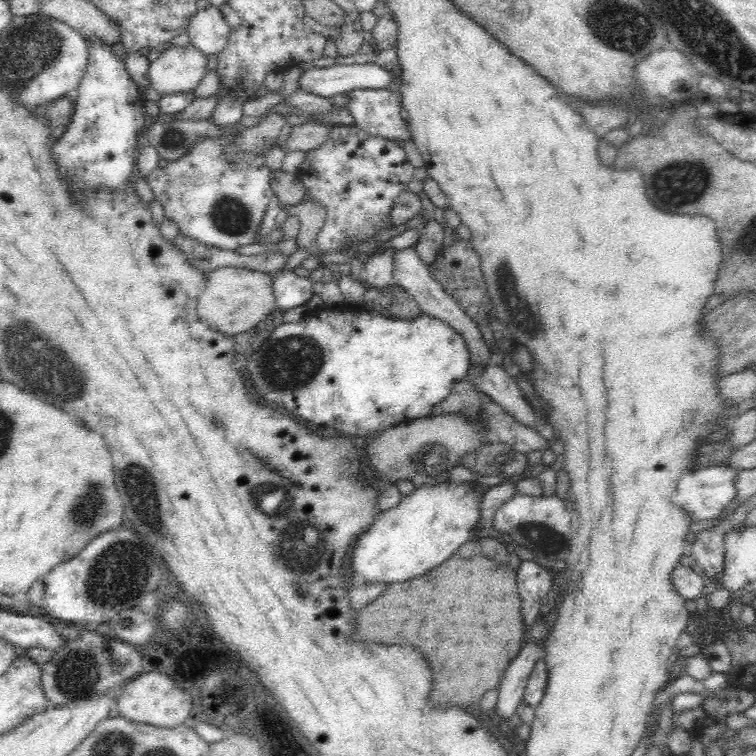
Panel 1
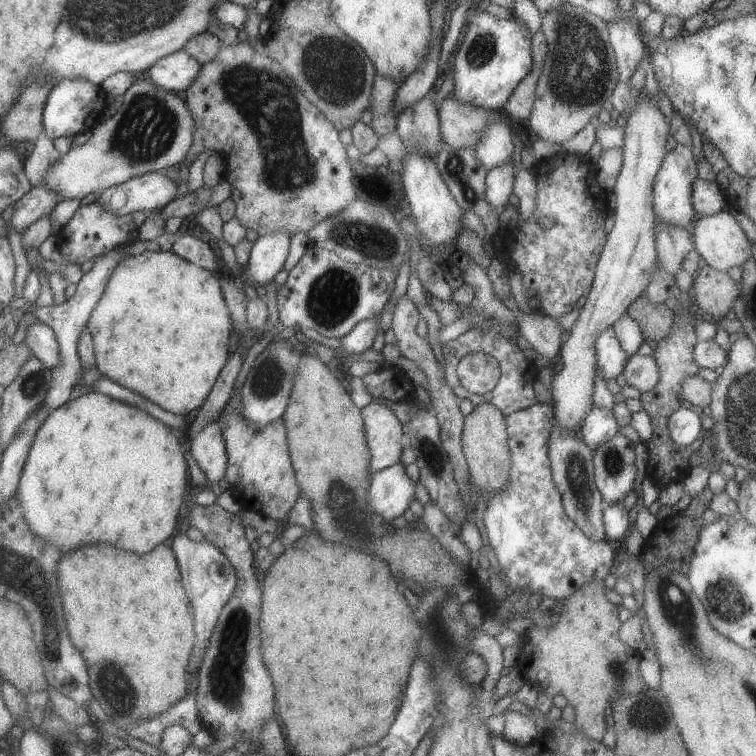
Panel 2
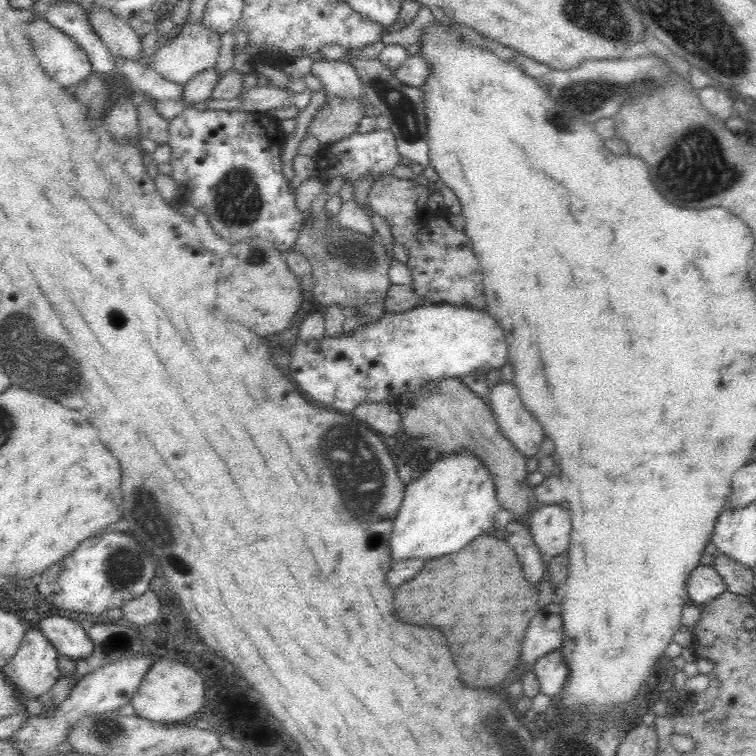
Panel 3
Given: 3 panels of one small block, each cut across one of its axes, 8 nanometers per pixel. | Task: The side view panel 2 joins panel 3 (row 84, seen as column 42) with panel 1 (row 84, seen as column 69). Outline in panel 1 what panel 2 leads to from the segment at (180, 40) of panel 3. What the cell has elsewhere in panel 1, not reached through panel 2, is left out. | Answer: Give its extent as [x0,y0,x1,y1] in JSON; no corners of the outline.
[148,43,206,95]

